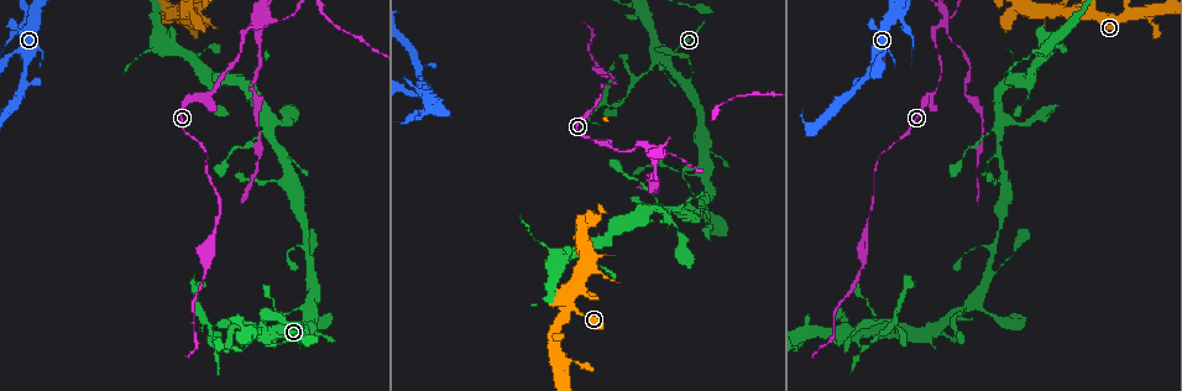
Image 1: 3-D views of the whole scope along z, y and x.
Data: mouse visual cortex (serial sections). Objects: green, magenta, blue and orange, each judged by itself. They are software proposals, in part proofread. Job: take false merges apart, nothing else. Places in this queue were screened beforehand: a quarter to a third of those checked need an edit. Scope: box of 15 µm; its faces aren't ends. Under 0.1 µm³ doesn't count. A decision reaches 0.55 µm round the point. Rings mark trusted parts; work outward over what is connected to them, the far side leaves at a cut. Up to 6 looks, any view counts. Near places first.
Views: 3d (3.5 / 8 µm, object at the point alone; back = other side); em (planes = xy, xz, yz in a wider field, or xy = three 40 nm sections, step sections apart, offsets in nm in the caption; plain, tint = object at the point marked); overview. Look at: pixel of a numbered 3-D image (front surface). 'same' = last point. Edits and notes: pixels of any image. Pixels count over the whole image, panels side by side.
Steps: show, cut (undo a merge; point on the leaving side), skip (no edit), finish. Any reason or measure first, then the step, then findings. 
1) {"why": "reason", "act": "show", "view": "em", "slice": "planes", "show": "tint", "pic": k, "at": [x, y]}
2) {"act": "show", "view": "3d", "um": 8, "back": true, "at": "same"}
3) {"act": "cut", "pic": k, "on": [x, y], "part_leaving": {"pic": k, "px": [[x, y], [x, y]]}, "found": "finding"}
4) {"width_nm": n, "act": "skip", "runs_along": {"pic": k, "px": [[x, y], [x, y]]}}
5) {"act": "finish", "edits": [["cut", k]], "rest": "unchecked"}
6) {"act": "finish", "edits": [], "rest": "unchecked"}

{"why": "thin arm on a thick one", "act": "show", "view": "3d", "um": 3.5, "pic": 1, "at": [259, 25]}

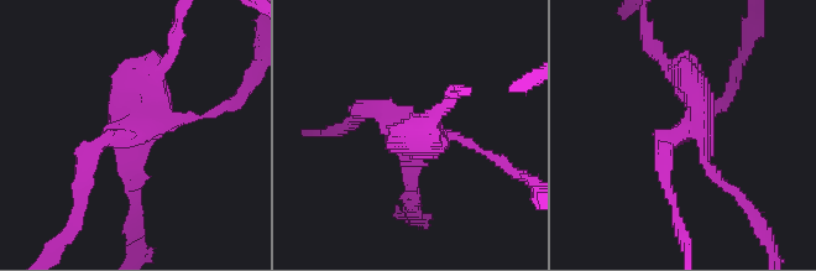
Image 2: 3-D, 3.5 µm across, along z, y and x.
{"act": "show", "view": "em", "slice": "xy", "step": 2, "show": "plain", "pic": 2, "at": [135, 124]}

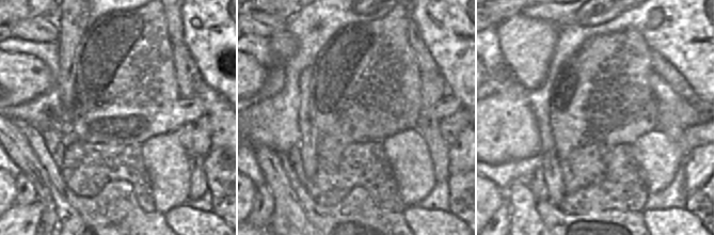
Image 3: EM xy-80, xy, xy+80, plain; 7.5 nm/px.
{"why": "with the object marked", "act": "show", "view": "em", "slice": "xy", "step": 2, "show": "tint", "at": "same"}

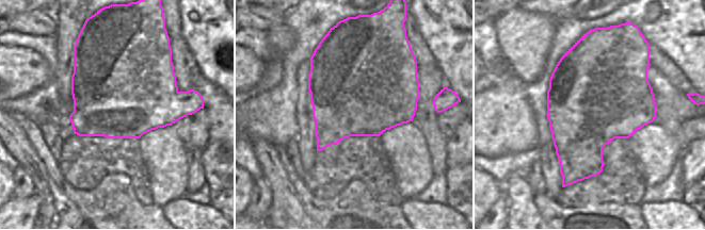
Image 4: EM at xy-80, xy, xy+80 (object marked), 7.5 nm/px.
{"act": "cut", "pic": 2, "on": [409, 166], "part_leaving": {"pic": 2, "px": [[411, 142], [414, 209]]}, "found": "a second cell is stuck on"}

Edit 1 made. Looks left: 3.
{"act": "show", "view": "overview"}

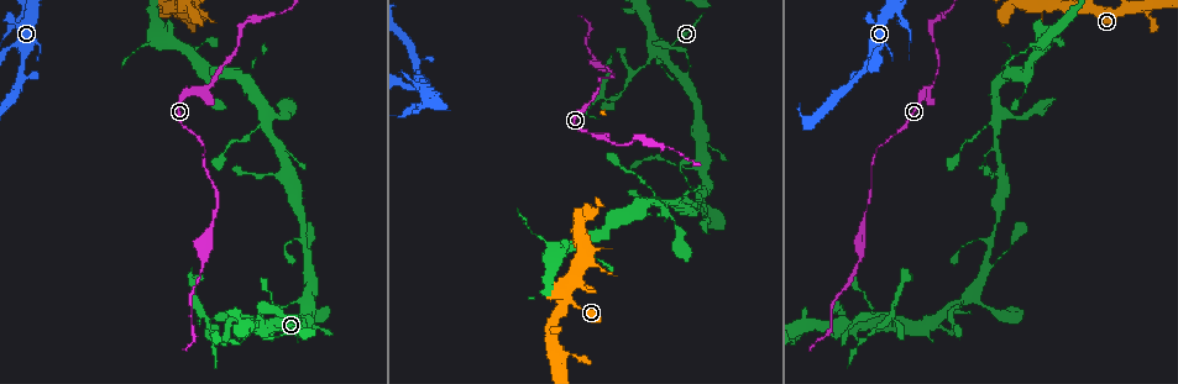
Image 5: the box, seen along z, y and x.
{"why": "abrupt turn", "act": "show", "view": "3d", "um": 3.5, "pic": 5, "at": [424, 100]}

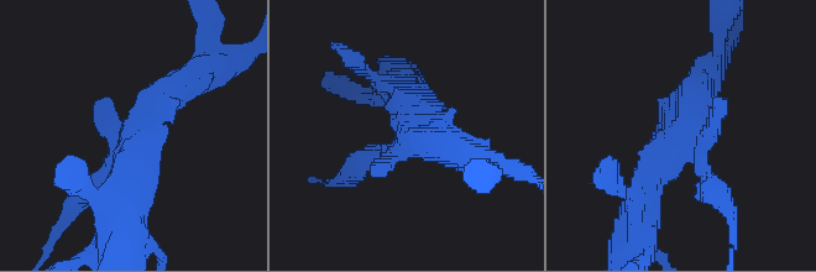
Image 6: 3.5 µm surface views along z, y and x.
{"act": "show", "view": "em", "slice": "xy", "step": 1, "show": "tint", "pic": 6, "at": [408, 130]}

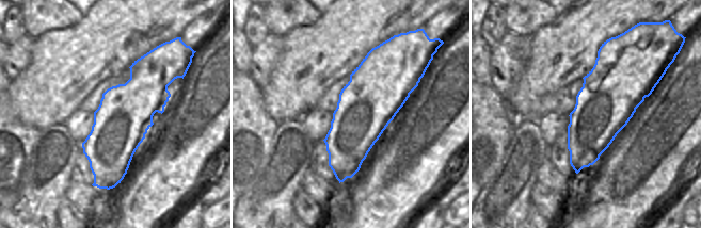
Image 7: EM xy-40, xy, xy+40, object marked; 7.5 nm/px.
{"act": "cut", "pic": 6, "on": [722, 103], "part_leaving": {"pic": 6, "px": [[697, 153], [732, 219], [732, 249]]}, "found": "two cells meet here"}

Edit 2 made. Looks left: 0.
{"act": "finish", "edits": [["cut", 2], ["cut", 6]], "rest": "unchecked"}

